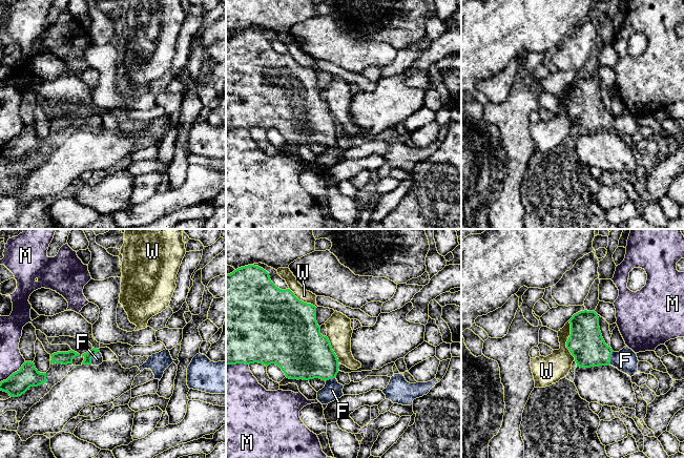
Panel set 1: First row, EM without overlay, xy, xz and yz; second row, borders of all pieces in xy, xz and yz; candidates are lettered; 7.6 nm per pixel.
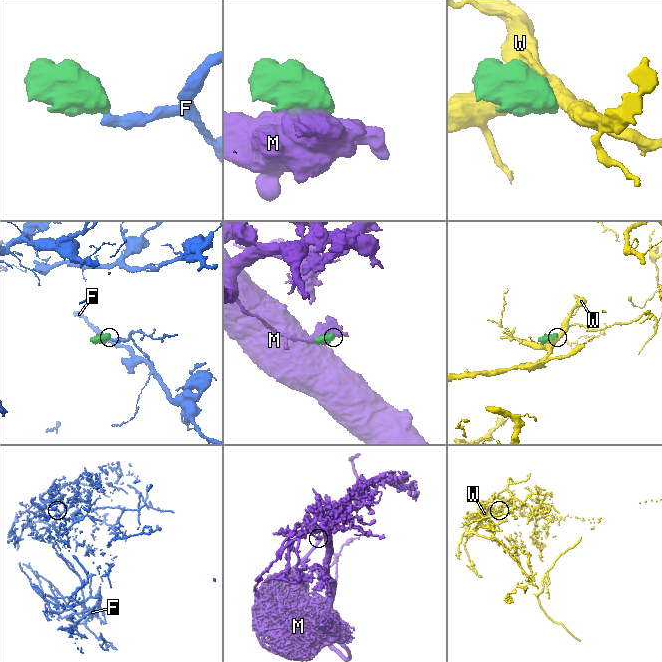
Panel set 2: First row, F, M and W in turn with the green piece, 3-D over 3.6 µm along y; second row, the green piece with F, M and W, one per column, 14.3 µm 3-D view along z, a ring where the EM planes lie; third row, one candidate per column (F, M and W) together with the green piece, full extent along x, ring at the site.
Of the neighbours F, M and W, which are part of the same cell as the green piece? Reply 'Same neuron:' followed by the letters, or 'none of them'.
Same neuron: F

